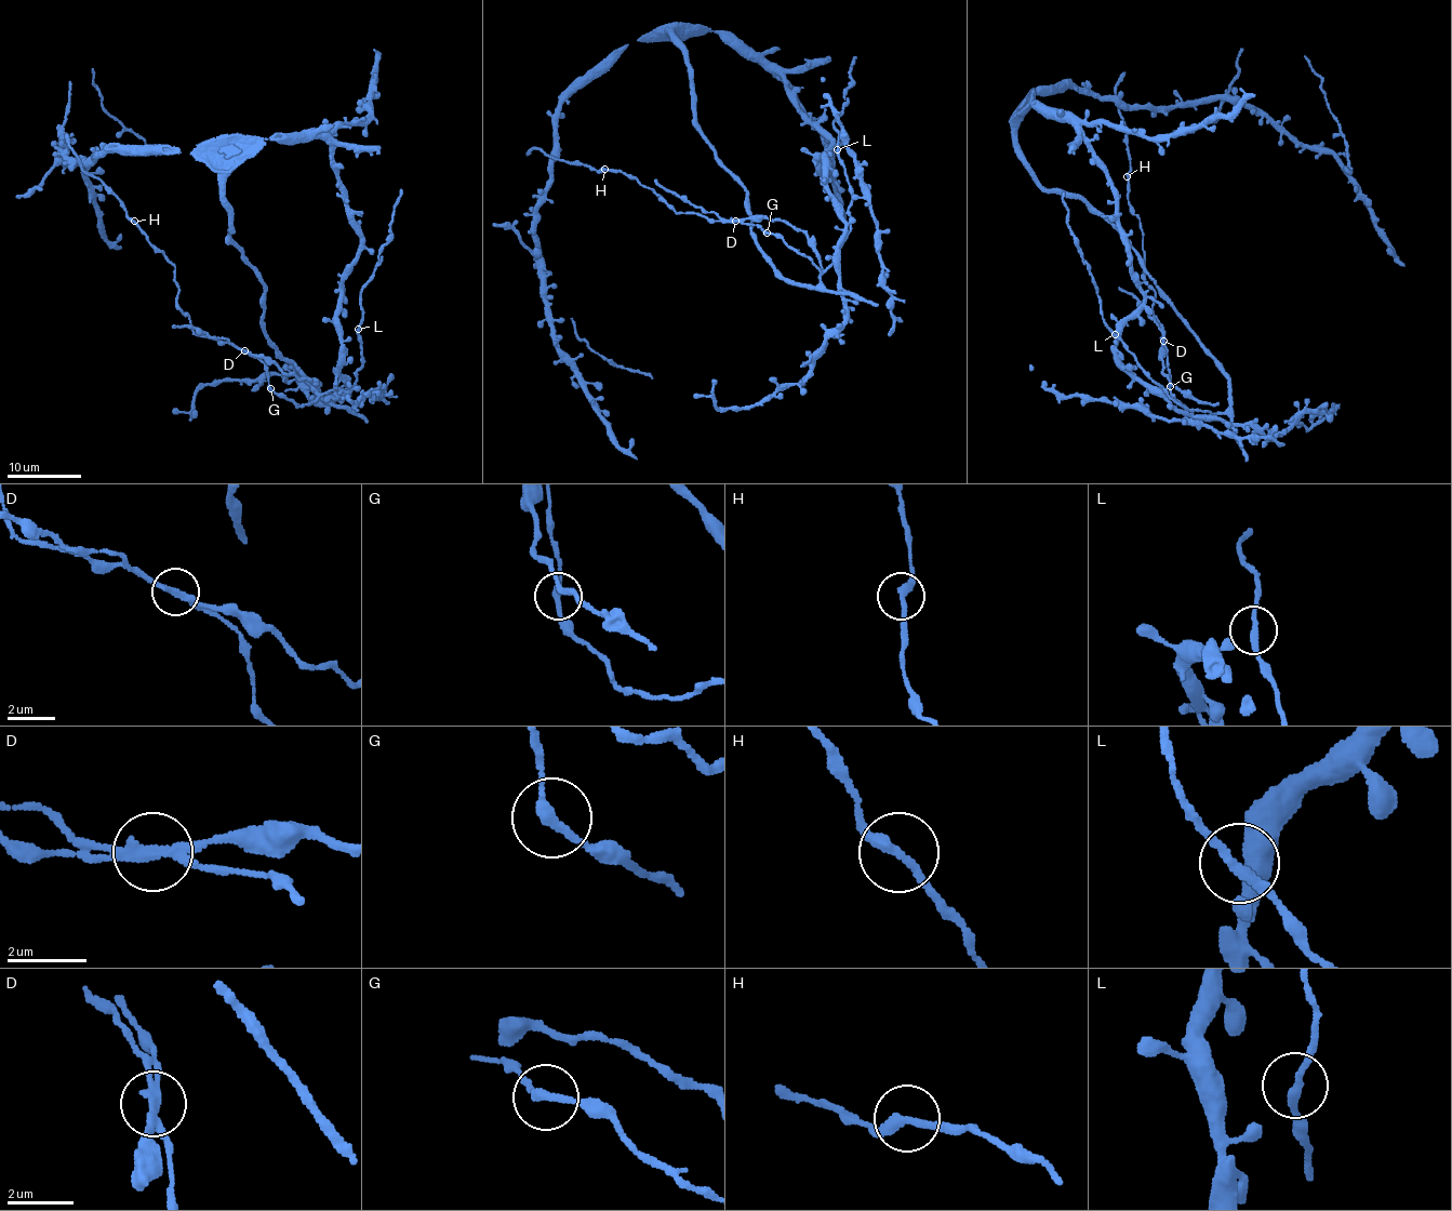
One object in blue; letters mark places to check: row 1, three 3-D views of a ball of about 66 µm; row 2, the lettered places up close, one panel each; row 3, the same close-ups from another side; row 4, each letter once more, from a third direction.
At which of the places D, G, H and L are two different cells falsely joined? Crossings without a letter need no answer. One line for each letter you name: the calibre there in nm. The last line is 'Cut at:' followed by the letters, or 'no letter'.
D: 200 nm thick
H: 280 nm thick
Cut at: D, H

